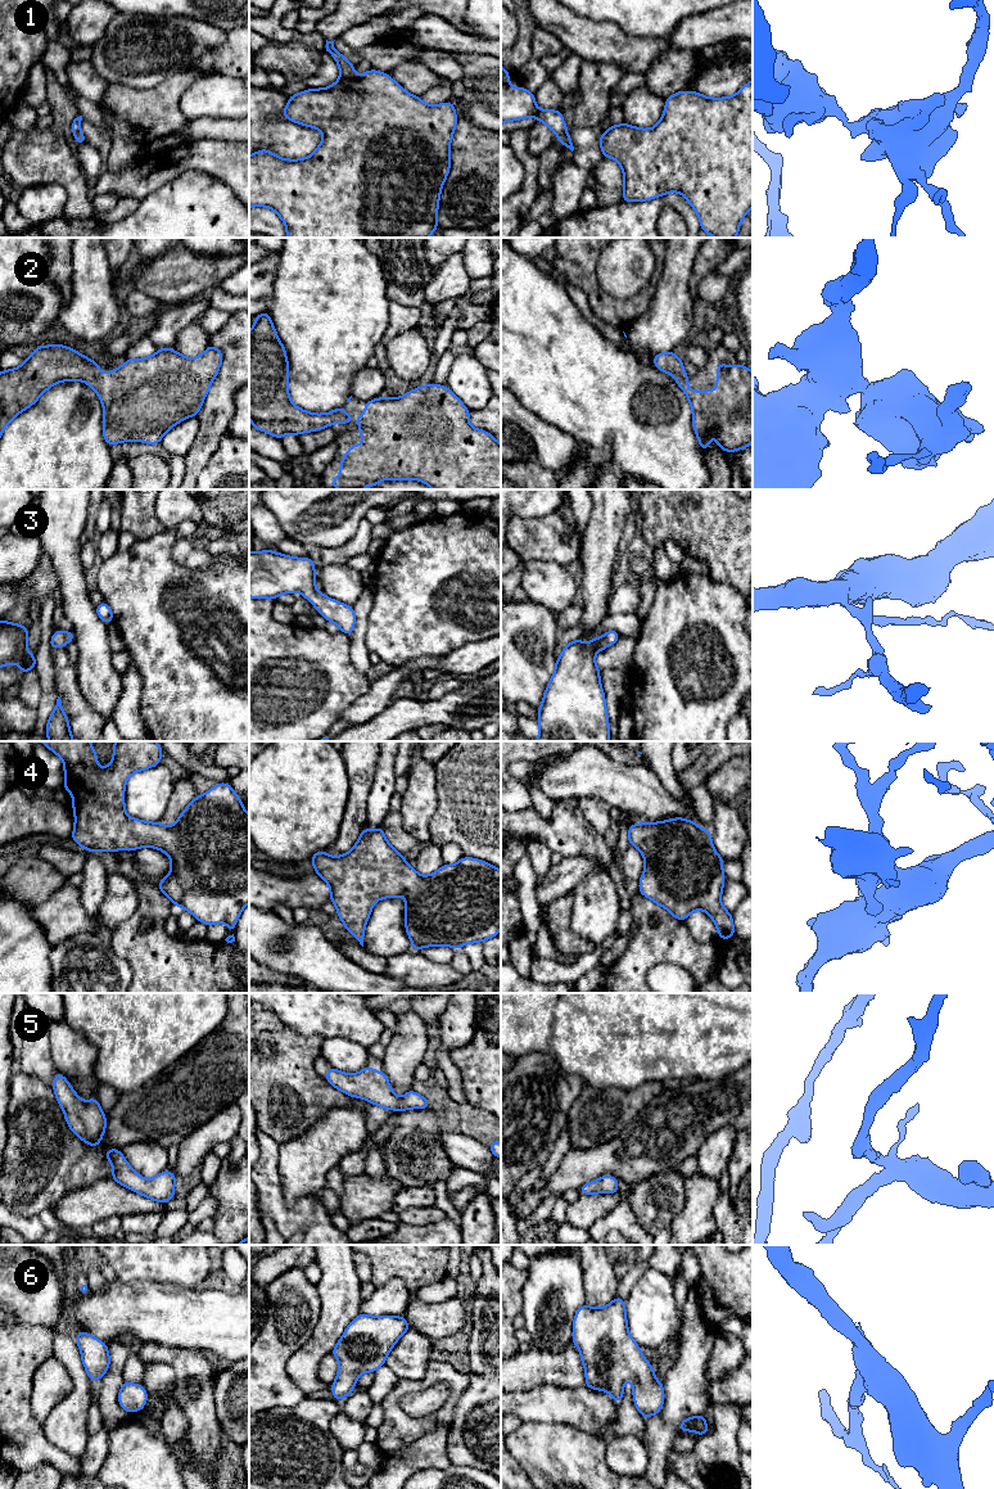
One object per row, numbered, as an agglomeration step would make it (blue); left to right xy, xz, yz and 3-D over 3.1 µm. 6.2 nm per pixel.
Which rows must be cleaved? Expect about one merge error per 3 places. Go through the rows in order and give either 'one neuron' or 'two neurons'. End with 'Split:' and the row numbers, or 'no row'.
1: two neurons
2: one neuron
3: one neuron
4: one neuron
5: one neuron
6: one neuron
Split: 1

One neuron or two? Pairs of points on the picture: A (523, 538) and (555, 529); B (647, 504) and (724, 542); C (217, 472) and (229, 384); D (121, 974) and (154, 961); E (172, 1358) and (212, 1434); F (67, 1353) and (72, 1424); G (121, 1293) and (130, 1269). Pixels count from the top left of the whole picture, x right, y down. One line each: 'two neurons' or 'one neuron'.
A: one neuron
B: one neuron
C: two neurons
D: two neurons
E: one neuron
F: one neuron
G: two neurons

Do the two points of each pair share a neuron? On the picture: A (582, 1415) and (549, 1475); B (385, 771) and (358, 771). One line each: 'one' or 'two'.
A: two
B: two

